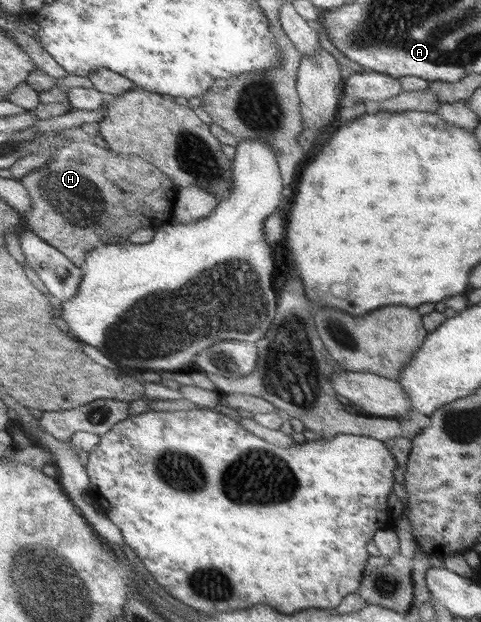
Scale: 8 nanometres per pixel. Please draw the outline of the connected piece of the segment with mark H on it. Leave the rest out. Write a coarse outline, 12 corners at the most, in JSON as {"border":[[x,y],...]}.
{"border":[[87,140],[24,177],[27,226],[84,268],[174,222],[148,158]]}

